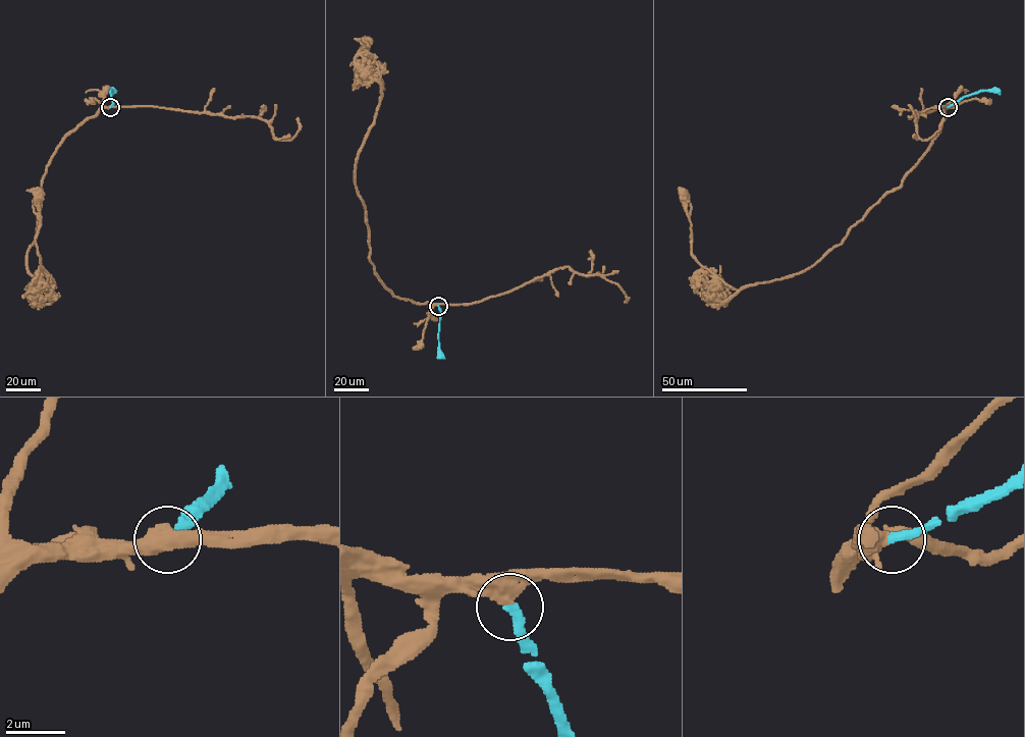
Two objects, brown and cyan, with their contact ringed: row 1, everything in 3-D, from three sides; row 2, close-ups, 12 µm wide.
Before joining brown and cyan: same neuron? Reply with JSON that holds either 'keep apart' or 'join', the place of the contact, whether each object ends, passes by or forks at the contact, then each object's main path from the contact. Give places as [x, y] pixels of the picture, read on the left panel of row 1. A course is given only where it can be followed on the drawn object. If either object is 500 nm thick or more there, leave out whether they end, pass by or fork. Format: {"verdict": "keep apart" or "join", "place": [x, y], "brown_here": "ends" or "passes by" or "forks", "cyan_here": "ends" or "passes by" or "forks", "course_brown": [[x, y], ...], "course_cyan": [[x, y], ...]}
{"verdict": "join", "place": [110, 107], "brown_here": "passes by", "cyan_here": "ends", "course_brown": [[110, 107], [67, 135], [44, 176], [27, 268], [53, 290], [54, 281], [41, 264], [35, 242], [37, 193]], "course_cyan": [[110, 107], [113, 104], [110, 91], [116, 91]]}

